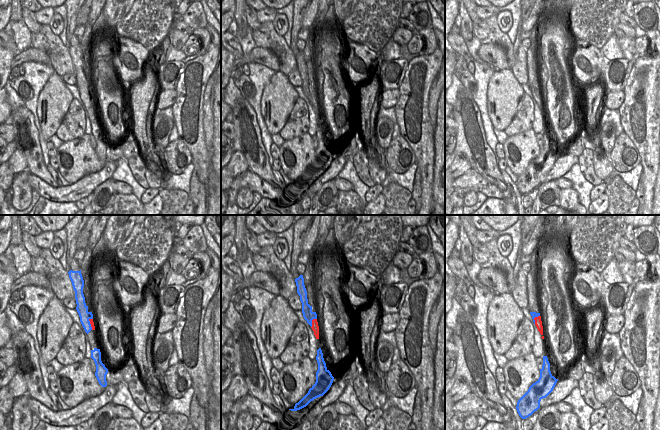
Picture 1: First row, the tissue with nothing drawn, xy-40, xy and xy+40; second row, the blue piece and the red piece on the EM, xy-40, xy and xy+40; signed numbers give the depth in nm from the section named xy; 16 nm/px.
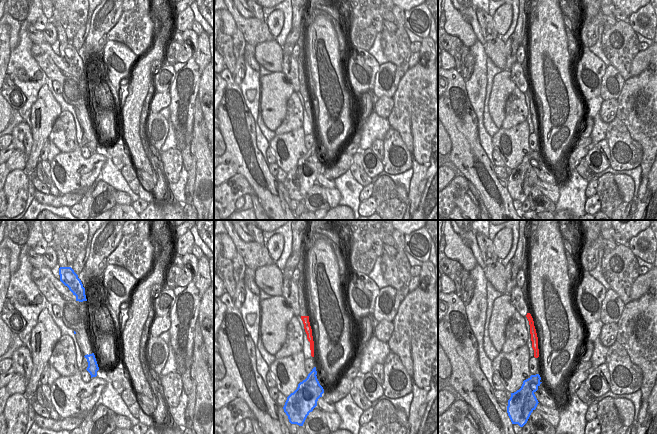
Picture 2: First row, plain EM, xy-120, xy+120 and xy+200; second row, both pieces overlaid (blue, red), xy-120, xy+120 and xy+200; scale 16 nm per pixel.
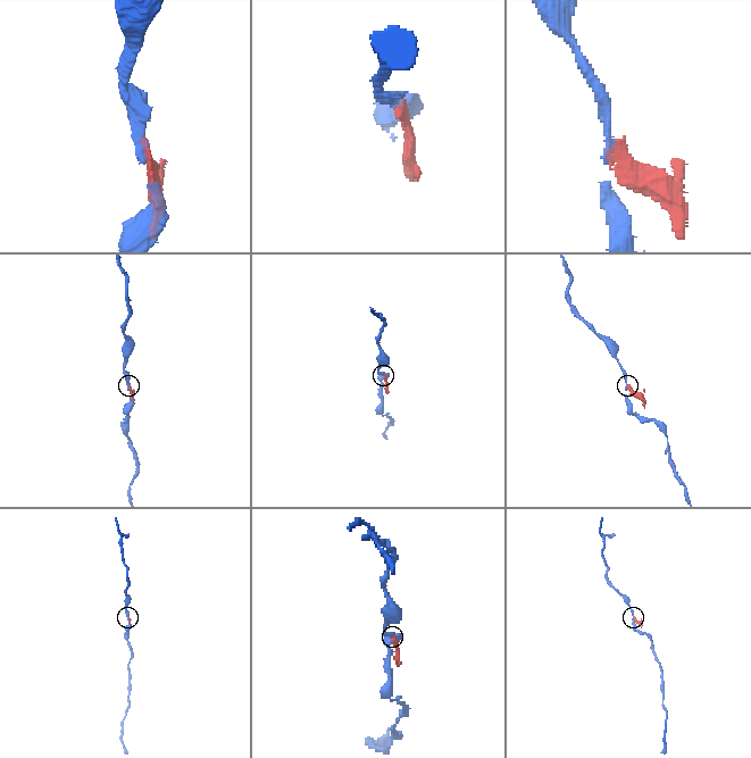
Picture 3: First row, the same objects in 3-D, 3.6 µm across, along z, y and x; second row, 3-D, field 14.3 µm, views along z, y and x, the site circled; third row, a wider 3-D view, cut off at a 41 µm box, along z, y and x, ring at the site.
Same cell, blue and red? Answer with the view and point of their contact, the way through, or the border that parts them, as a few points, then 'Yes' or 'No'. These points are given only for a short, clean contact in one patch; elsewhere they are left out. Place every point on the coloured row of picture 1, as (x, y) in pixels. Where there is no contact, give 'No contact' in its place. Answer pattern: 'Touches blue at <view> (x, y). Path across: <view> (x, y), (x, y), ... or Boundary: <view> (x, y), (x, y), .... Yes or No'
Touches blue at xy (311, 322). Boundary: xy (316, 318), (312, 320), (311, 327). No.

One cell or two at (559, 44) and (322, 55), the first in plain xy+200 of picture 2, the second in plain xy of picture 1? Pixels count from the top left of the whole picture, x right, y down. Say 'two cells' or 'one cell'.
one cell

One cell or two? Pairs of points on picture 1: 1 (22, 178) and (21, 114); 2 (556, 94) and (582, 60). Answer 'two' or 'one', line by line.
1: two
2: two

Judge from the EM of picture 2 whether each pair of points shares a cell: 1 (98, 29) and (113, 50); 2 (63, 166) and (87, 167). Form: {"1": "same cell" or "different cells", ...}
{"1": "different cells", "2": "same cell"}

